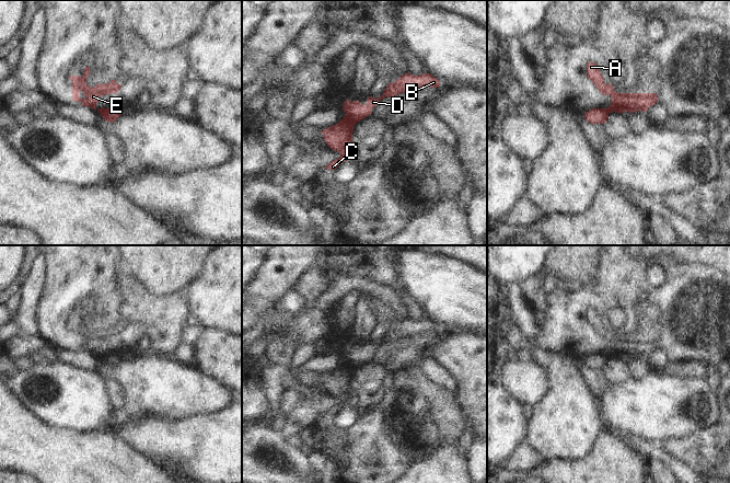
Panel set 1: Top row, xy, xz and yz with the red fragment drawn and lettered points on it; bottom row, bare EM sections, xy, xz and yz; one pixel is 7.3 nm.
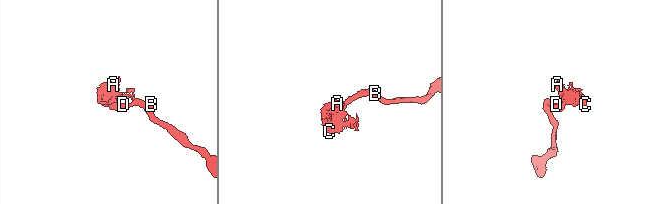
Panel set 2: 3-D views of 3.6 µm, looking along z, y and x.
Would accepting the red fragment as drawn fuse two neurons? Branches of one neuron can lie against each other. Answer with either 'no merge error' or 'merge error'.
merge error

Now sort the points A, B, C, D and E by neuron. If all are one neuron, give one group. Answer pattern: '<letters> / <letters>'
A C E / B D

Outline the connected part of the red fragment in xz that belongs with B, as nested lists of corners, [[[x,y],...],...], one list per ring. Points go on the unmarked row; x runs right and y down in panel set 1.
[[[408,318],[401,321],[395,327],[391,327],[380,343],[374,344],[372,342],[369,342],[364,350],[362,350],[359,346],[350,347],[347,344],[343,350],[343,355],[347,361],[359,367],[366,364],[368,360],[371,360],[372,359],[371,355],[383,343],[394,342],[398,341],[399,338],[428,332],[430,333],[440,332],[440,326],[430,319],[413,321],[412,319]]]

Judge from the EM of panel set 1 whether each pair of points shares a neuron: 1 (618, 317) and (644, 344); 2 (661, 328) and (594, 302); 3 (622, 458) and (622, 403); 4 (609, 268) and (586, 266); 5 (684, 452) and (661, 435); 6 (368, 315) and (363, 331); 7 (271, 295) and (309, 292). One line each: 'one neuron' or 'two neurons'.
1: one neuron
2: one neuron
3: two neurons
4: two neurons
5: two neurons
6: one neuron
7: two neurons

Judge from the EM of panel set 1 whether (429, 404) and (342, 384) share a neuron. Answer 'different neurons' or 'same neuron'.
different neurons

